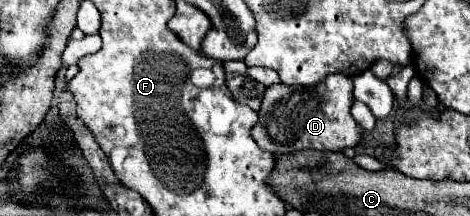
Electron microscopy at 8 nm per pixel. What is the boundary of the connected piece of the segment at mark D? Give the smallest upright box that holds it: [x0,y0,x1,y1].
[251,75,363,155]

